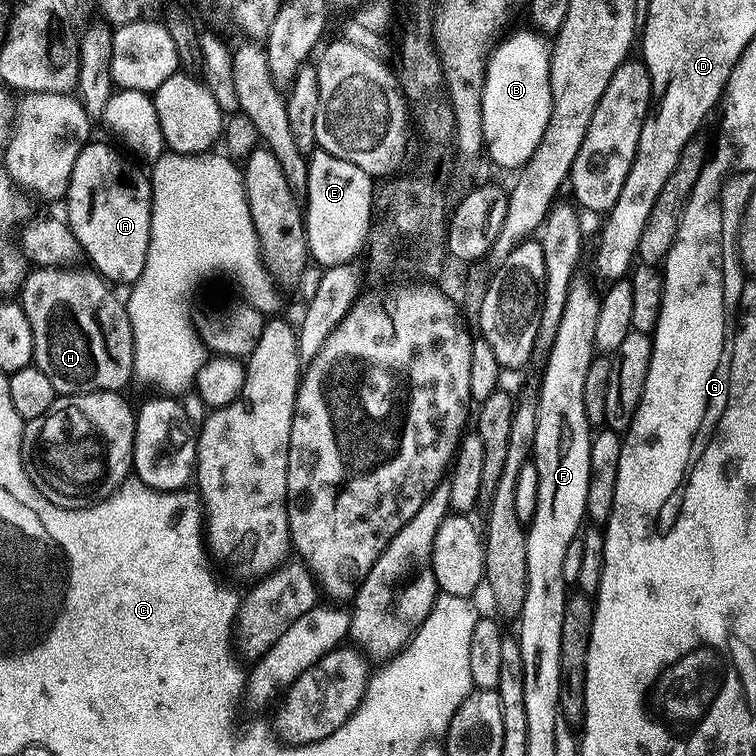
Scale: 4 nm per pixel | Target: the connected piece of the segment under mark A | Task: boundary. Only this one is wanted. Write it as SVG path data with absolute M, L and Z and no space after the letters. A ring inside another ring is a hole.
M85 144L78 162L74 162L66 197L66 223L76 235L79 251L88 255L87 263L95 271L116 286L131 286L142 274L152 221L149 173L135 168L133 161L124 156L119 156L108 144Z

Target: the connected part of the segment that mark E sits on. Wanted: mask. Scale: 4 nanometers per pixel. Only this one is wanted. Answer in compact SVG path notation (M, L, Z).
M313 151L307 157L308 190L303 205L304 229L308 239L309 257L321 269L355 261L360 251L364 252L368 232L372 224L373 177L366 170L334 158L328 152Z

